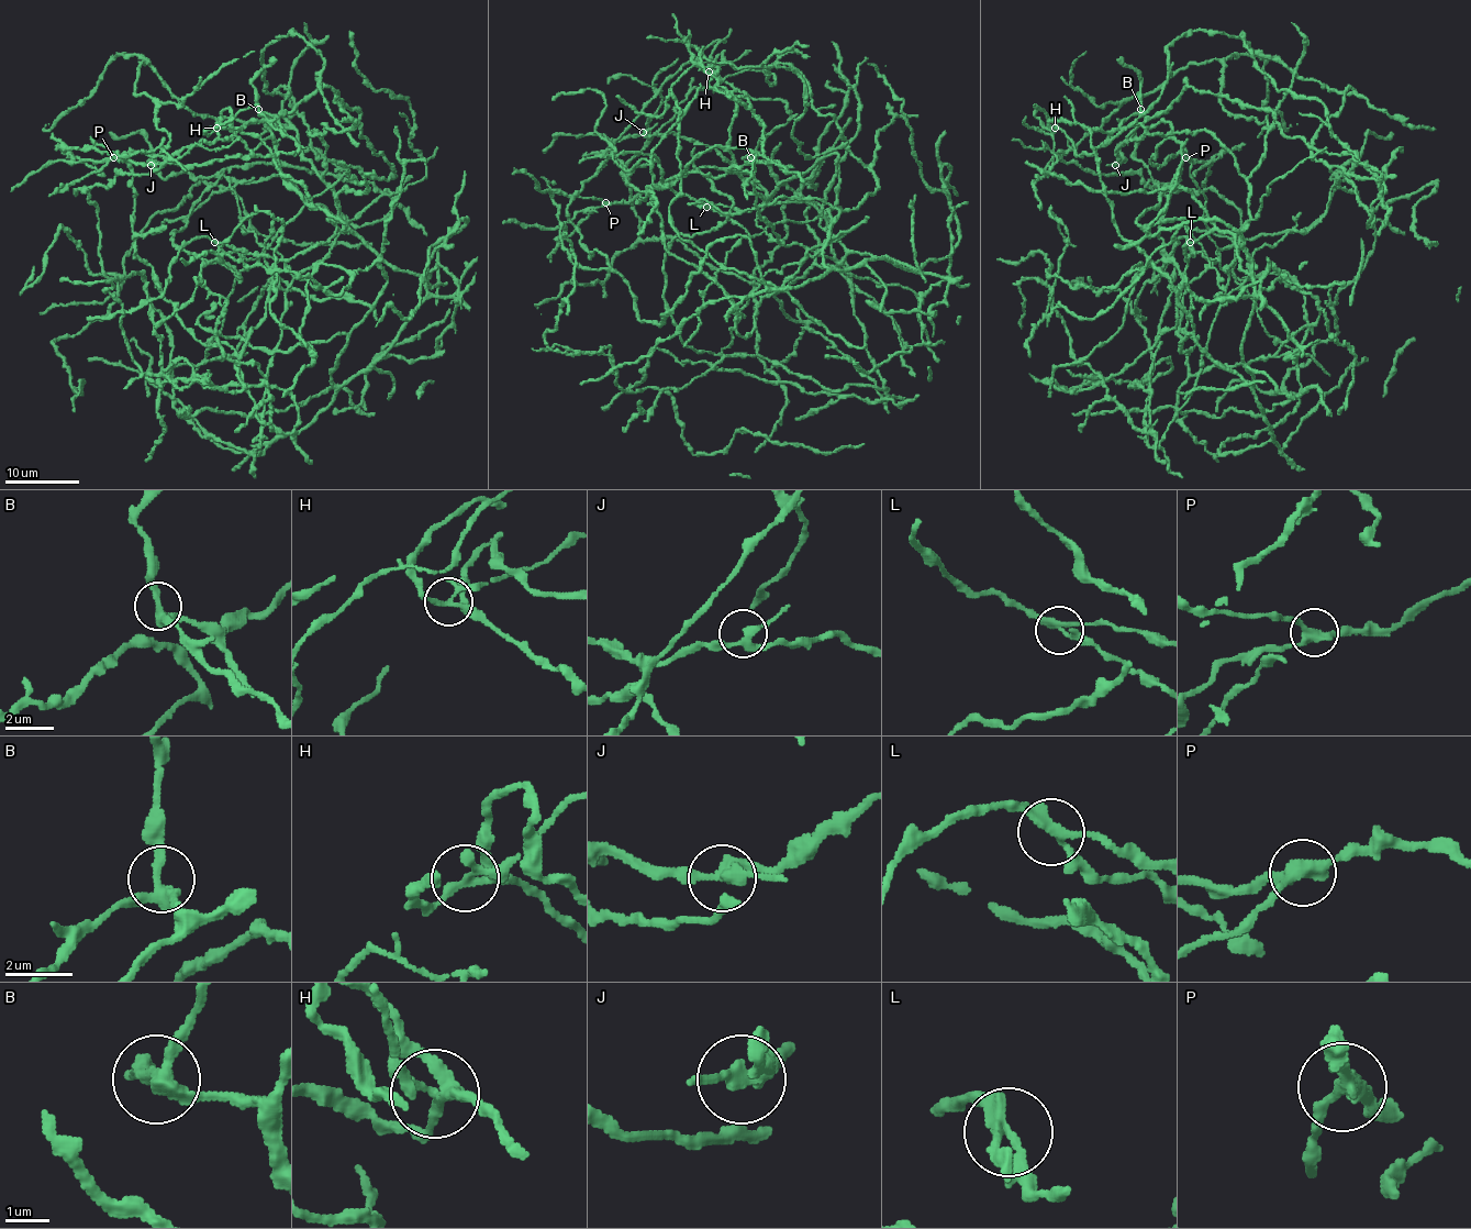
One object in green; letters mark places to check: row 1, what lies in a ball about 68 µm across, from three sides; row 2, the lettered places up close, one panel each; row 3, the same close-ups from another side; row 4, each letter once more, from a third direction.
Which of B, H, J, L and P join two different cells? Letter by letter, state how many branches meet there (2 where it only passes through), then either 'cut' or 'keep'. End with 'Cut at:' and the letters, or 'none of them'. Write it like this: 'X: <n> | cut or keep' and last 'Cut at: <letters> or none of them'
B: 3 | keep
H: 5 | cut
J: 3 | keep
L: 3 | cut
P: 3 | cut
Cut at: H, L, P

